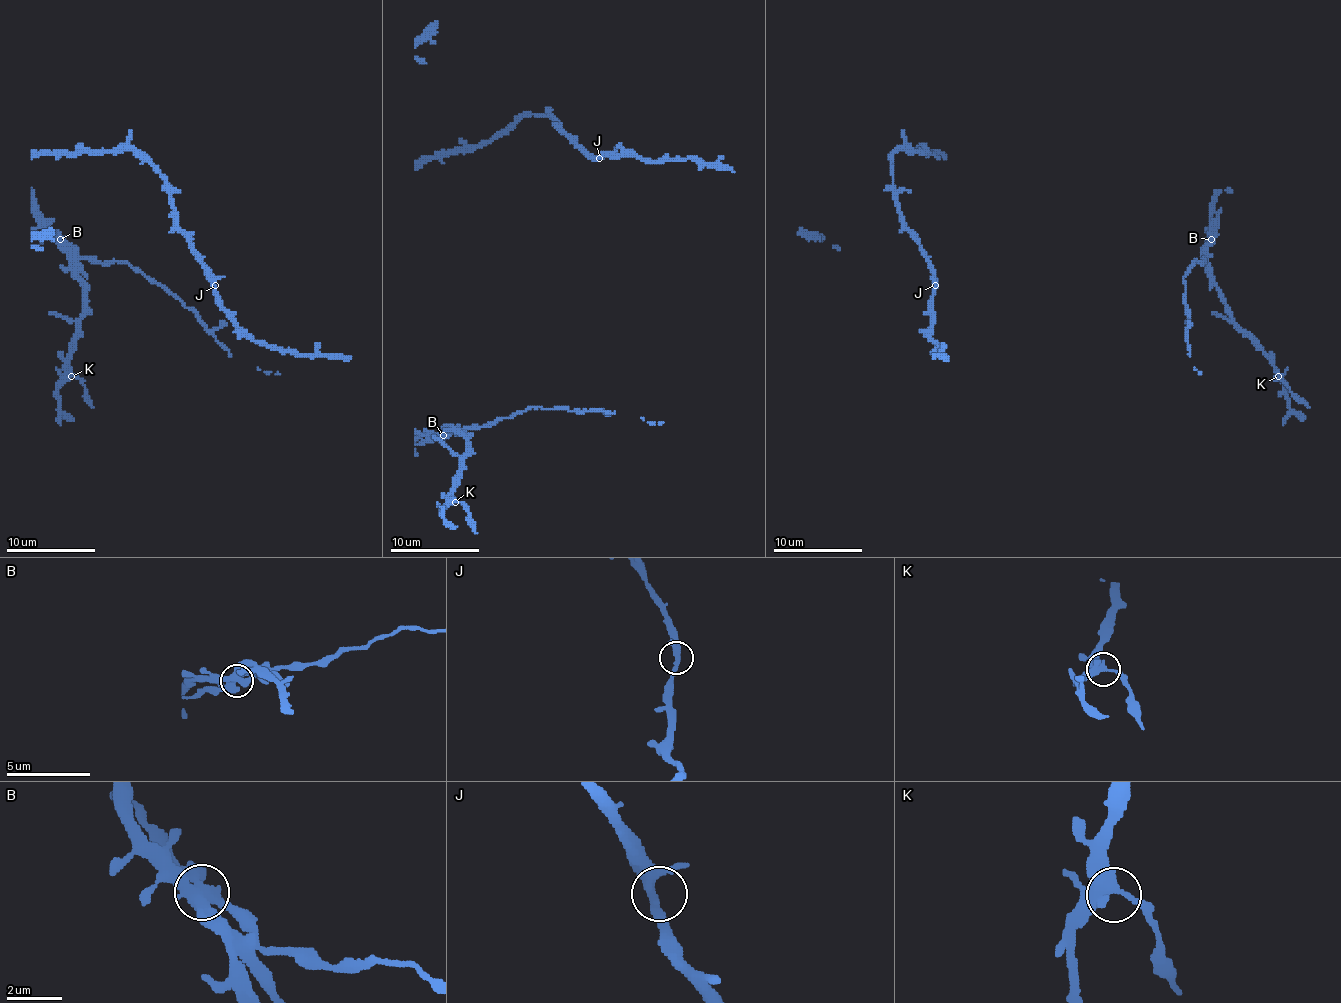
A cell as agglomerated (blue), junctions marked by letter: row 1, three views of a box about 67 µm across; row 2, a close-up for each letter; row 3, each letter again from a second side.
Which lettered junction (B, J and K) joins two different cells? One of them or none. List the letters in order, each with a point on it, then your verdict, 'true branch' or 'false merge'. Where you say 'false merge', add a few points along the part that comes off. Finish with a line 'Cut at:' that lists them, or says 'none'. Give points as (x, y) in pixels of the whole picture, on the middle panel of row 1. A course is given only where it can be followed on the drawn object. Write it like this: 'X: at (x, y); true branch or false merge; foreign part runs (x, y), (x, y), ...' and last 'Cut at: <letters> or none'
B: at (443, 435); true branch
J: at (599, 158); true branch
K: at (455, 502); true branch
Cut at: none

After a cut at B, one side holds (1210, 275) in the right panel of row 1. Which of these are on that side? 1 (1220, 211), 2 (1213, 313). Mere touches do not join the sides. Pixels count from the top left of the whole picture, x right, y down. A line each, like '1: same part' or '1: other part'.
1: other part
2: same part

